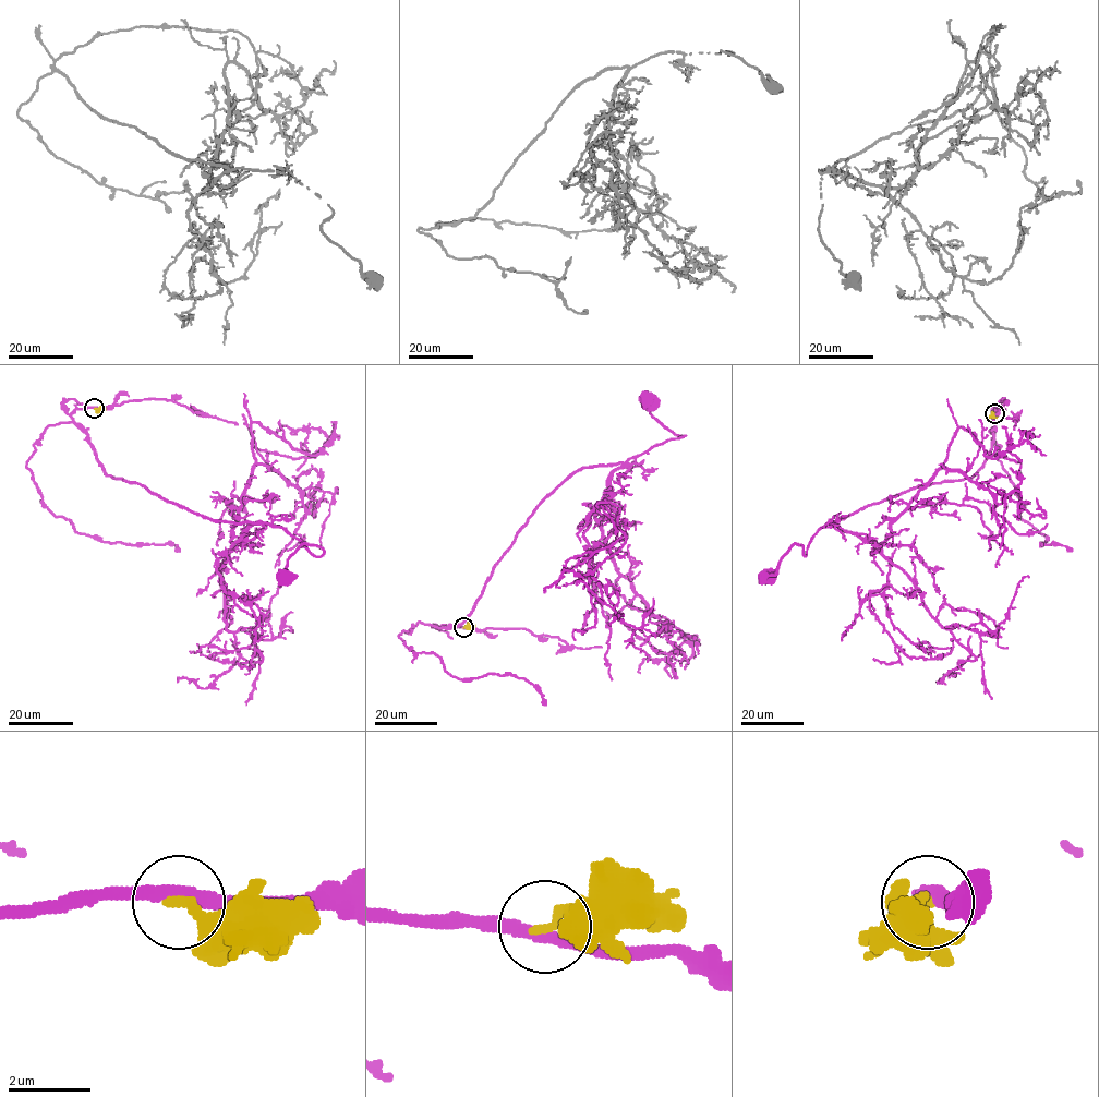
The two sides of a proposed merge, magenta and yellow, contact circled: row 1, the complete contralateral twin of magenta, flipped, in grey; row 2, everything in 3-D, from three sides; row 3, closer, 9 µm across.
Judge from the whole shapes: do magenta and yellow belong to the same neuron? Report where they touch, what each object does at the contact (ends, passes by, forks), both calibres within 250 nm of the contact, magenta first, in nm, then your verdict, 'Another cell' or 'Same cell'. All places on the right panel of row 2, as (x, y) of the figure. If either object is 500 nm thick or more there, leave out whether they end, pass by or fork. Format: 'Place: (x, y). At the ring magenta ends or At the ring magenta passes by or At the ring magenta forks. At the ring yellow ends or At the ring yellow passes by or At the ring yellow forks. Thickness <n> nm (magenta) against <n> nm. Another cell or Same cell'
Place: (994, 413). At the ring magenta passes by. At the ring yellow ends. Thickness 320 nm (magenta) against 280 nm. Another cell

